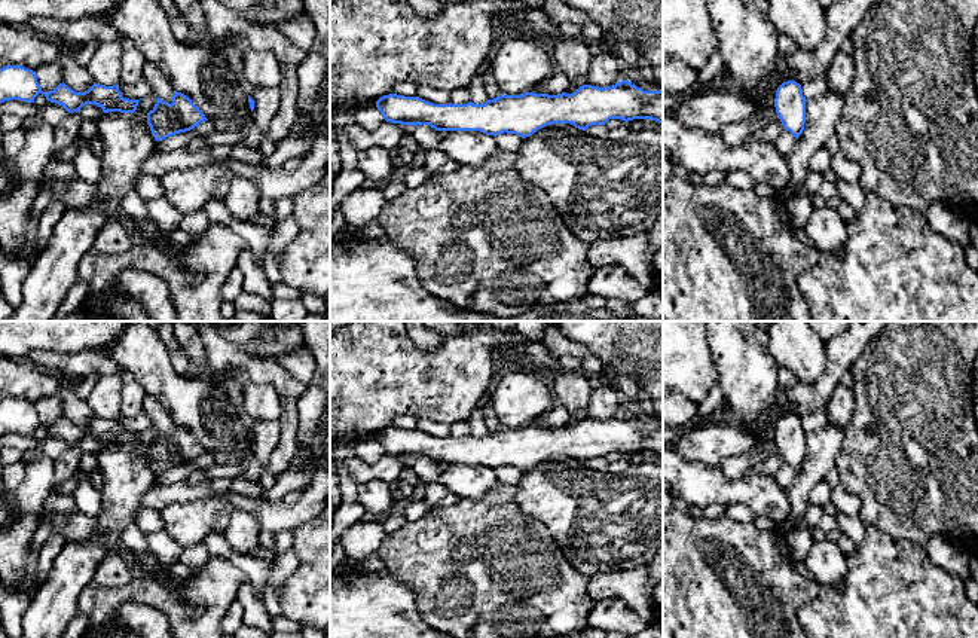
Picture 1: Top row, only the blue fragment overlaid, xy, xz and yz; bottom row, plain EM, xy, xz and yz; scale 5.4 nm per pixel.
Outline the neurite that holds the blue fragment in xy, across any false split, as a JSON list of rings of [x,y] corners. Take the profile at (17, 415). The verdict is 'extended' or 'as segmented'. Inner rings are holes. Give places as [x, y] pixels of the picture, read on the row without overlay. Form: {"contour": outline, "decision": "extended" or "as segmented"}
{"contour": [[[6,399],[0,402],[0,437],[10,433],[34,436],[43,427],[48,434],[62,439],[68,446],[80,445],[86,437],[95,437],[104,446],[134,446],[140,433],[123,431],[119,418],[104,419],[94,415],[85,425],[76,425],[64,415],[54,424],[43,425],[36,405],[22,399]]], "decision": "as segmented"}

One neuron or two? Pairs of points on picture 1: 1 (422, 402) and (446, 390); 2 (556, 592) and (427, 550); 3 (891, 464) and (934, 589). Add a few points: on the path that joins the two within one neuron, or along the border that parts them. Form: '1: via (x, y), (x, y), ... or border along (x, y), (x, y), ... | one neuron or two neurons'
1: via (428, 396), (434, 390), (440, 390) | one neuron
2: via (523, 586), (498, 570), (479, 570), (460, 564) | one neuron
3: border along (885, 531), (922, 546) | two neurons

